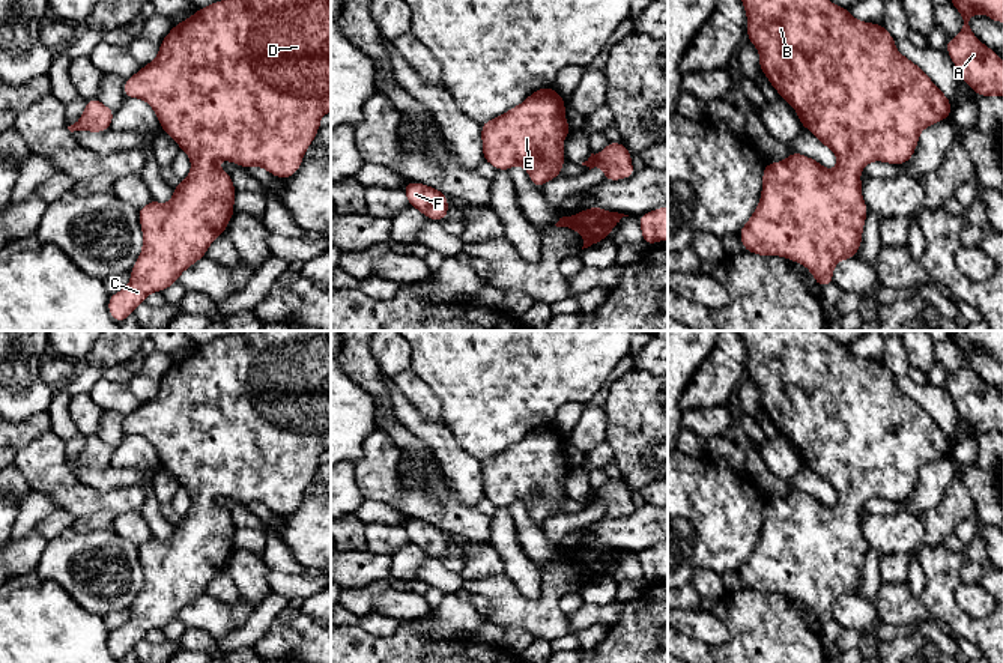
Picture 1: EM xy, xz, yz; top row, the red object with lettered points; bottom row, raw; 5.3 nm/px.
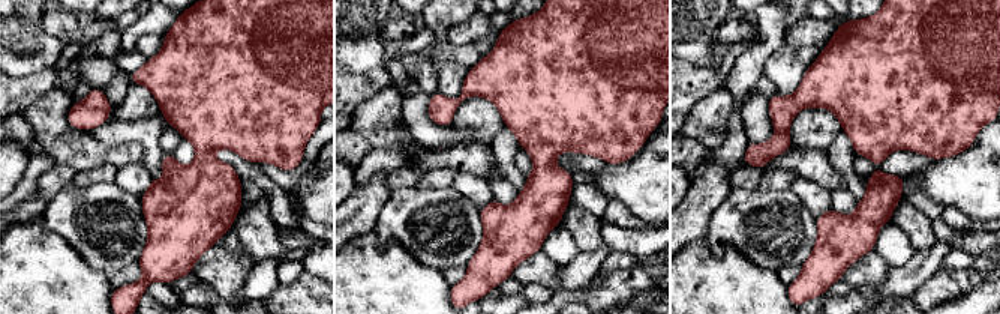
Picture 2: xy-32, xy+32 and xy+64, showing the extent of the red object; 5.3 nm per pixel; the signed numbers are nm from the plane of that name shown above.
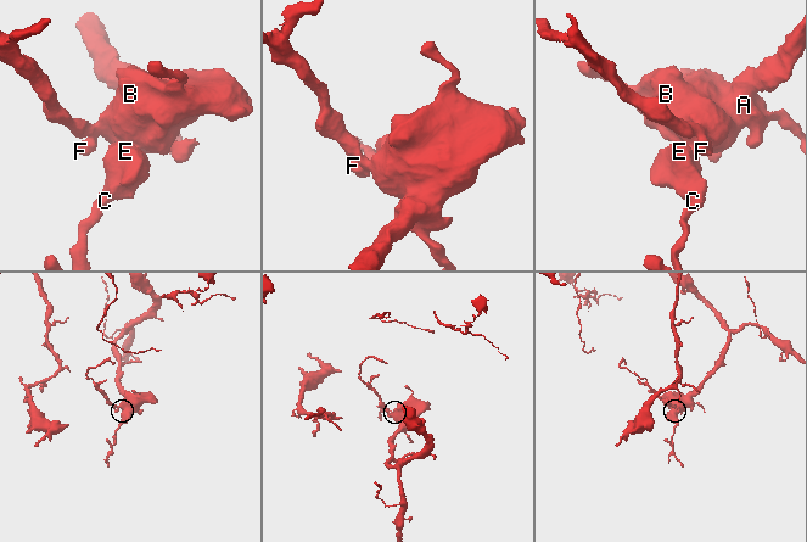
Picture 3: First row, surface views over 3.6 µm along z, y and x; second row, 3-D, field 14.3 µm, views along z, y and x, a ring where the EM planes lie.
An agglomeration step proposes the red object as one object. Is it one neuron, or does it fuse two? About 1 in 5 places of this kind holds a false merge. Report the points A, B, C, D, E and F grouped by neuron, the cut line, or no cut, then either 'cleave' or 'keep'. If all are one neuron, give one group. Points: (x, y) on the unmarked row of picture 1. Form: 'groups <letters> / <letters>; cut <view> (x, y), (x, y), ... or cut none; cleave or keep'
groups A B C D E F; cut none; keep

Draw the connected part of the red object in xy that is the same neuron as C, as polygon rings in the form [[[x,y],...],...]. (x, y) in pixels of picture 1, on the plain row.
[[[247,331],[233,334],[198,346],[188,356],[174,361],[168,371],[159,380],[159,389],[153,398],[141,403],[141,406],[131,415],[125,416],[125,434],[140,434],[146,437],[158,453],[162,469],[168,471],[185,487],[191,496],[191,510],[186,516],[173,526],[170,540],[162,541],[153,535],[138,546],[140,564],[143,567],[143,586],[131,606],[131,619],[120,628],[110,631],[108,649],[120,661],[140,640],[143,640],[149,630],[164,628],[171,621],[177,619],[179,612],[192,603],[197,597],[206,592],[209,582],[221,571],[224,571],[230,555],[235,552],[236,526],[227,508],[217,504],[218,496],[232,498],[244,505],[263,504],[272,513],[280,516],[292,514],[302,501],[305,487],[313,480],[320,462],[320,454],[331,448],[331,331]]]

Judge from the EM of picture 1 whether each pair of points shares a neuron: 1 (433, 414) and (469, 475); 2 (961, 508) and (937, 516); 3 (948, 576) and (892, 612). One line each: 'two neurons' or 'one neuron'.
1: two neurons
2: one neuron
3: two neurons

